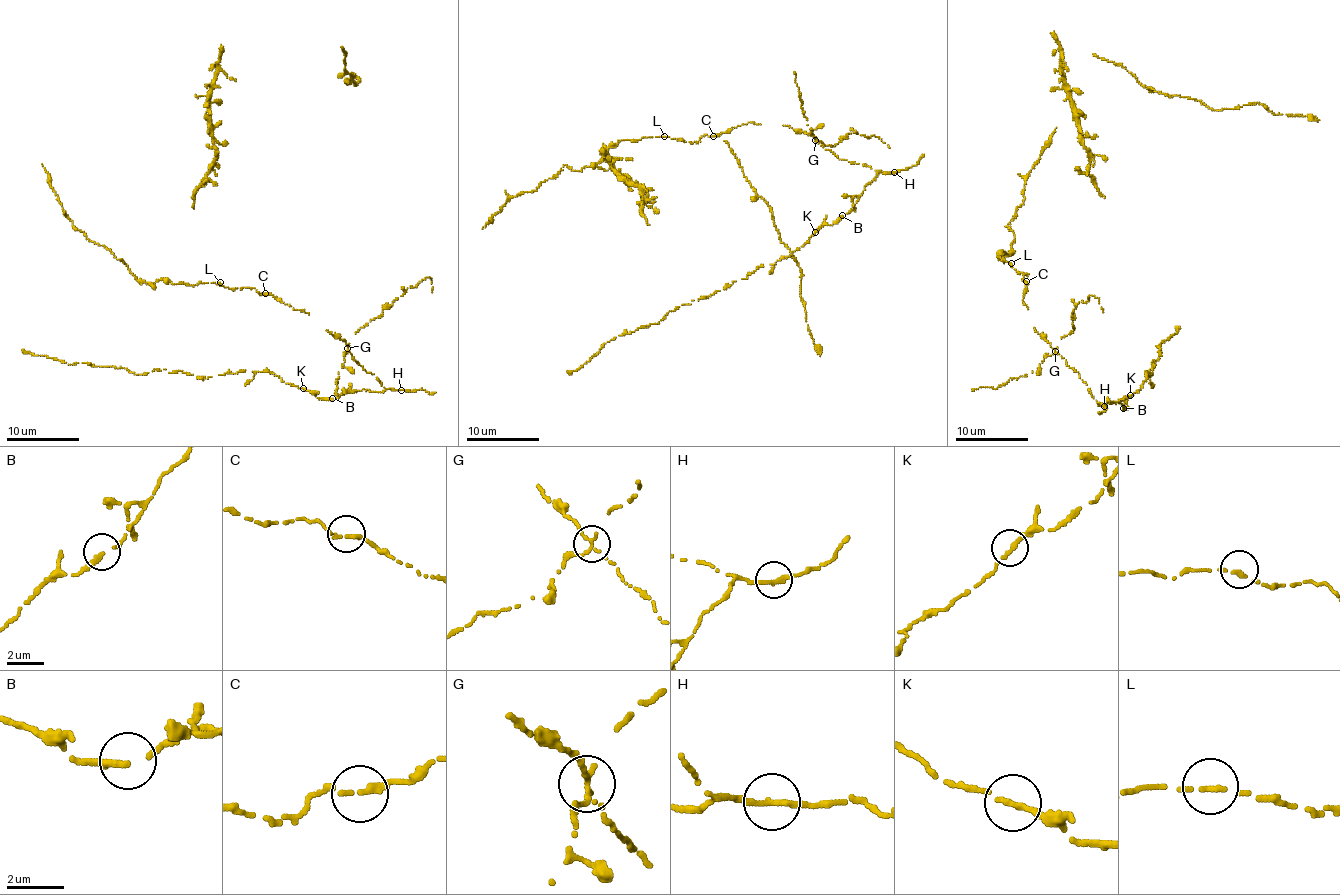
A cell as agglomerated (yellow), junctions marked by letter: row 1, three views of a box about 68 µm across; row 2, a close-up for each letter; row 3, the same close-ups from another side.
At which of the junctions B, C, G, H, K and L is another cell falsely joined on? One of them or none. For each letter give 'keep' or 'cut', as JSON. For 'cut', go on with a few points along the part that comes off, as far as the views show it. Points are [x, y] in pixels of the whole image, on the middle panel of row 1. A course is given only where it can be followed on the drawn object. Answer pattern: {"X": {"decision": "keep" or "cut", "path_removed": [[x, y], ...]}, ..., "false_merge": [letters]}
{"B": {"decision": "keep"}, "C": {"decision": "keep"}, "G": {"decision": "cut", "path_removed": [[815, 139], [831, 147], [847, 134], [858, 133], [873, 135], [889, 147]]}, "H": {"decision": "keep"}, "K": {"decision": "keep"}, "L": {"decision": "keep"}, "false_merge": ["G"]}

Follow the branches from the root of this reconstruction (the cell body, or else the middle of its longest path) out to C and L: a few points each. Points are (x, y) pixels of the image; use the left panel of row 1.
C: (234, 288), (254, 288), (265, 293)
L: (234, 288), (224, 287), (220, 282)

